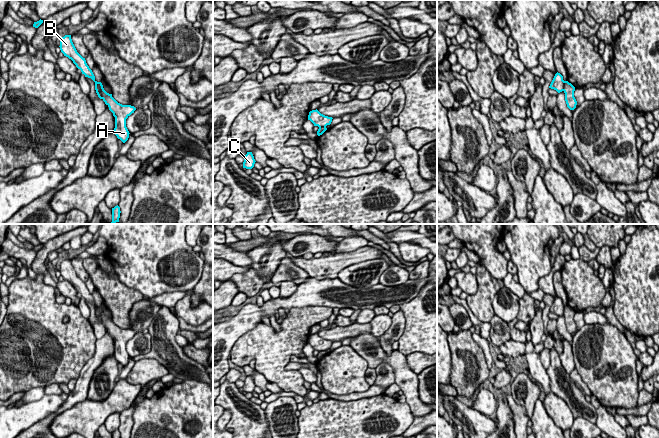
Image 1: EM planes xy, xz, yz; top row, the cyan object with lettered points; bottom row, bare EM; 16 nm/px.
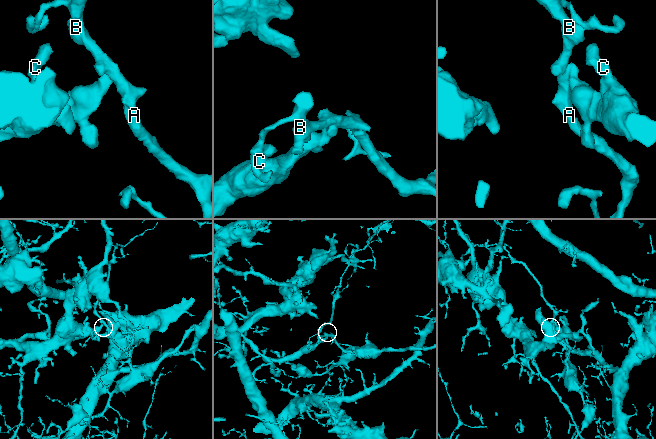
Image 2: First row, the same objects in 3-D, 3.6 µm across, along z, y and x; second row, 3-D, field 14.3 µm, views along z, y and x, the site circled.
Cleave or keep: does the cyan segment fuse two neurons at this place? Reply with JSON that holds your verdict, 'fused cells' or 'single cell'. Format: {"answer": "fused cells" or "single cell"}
{"answer": "fused cells"}

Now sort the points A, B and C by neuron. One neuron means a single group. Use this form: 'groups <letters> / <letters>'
groups A B / C

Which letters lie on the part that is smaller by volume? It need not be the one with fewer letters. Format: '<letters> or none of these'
A, B

